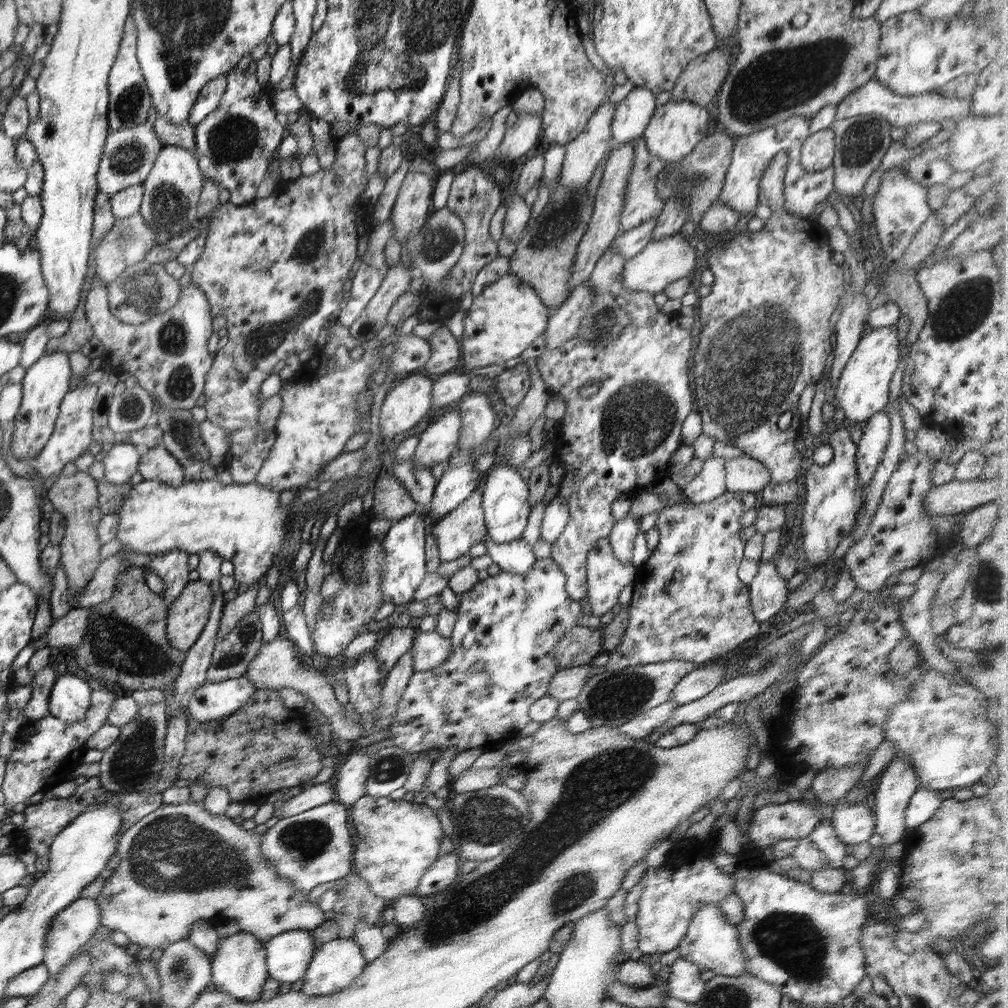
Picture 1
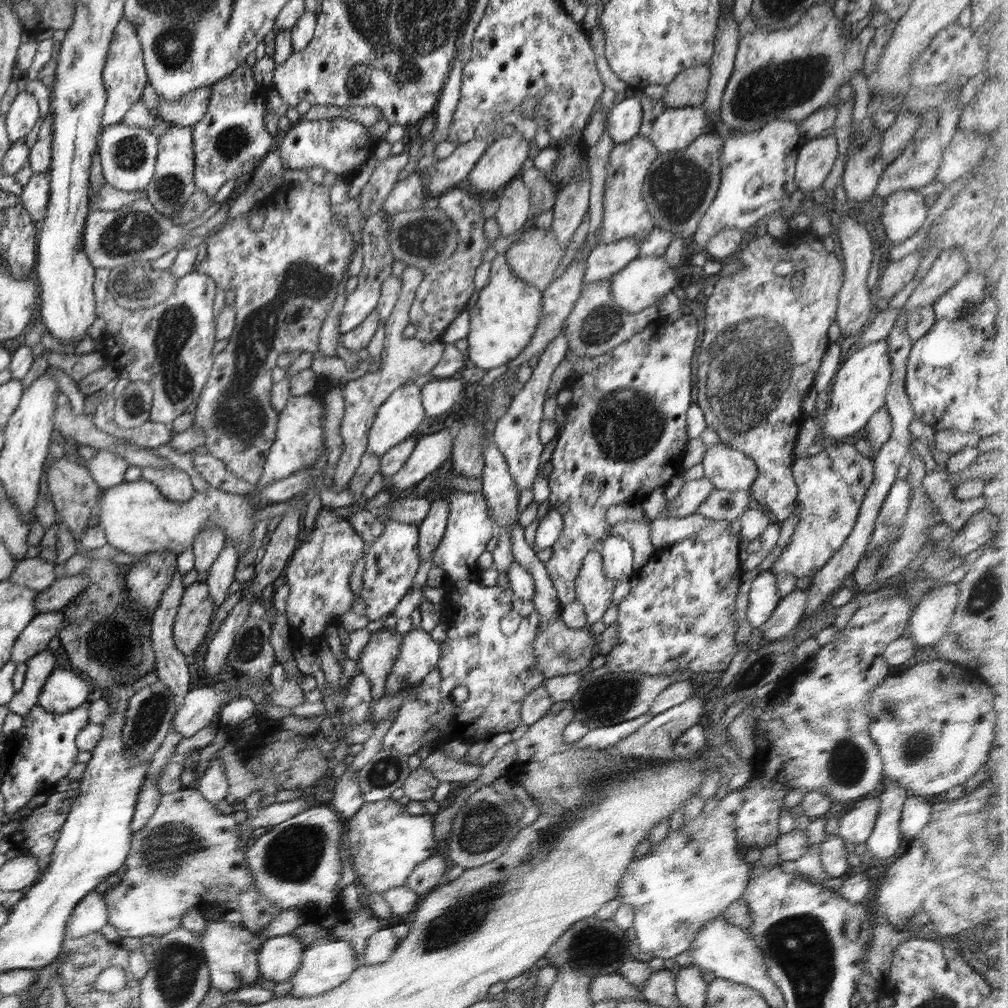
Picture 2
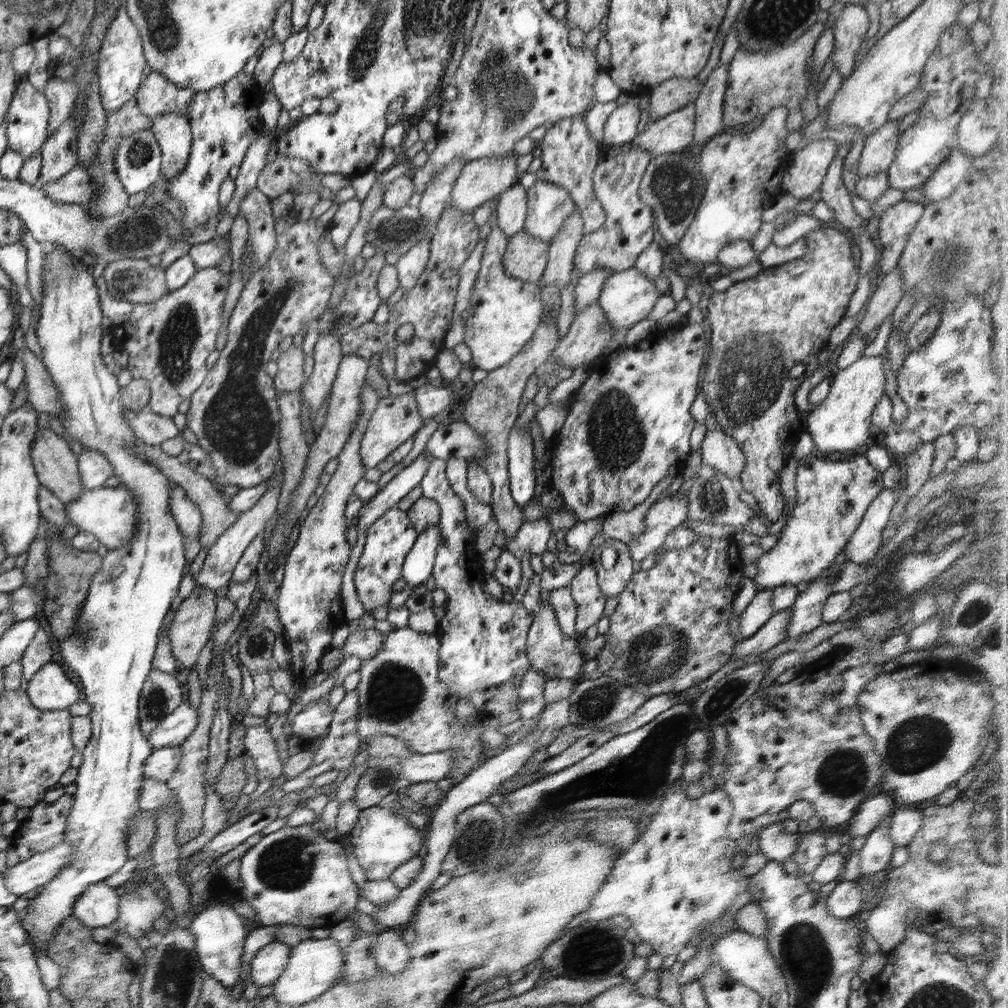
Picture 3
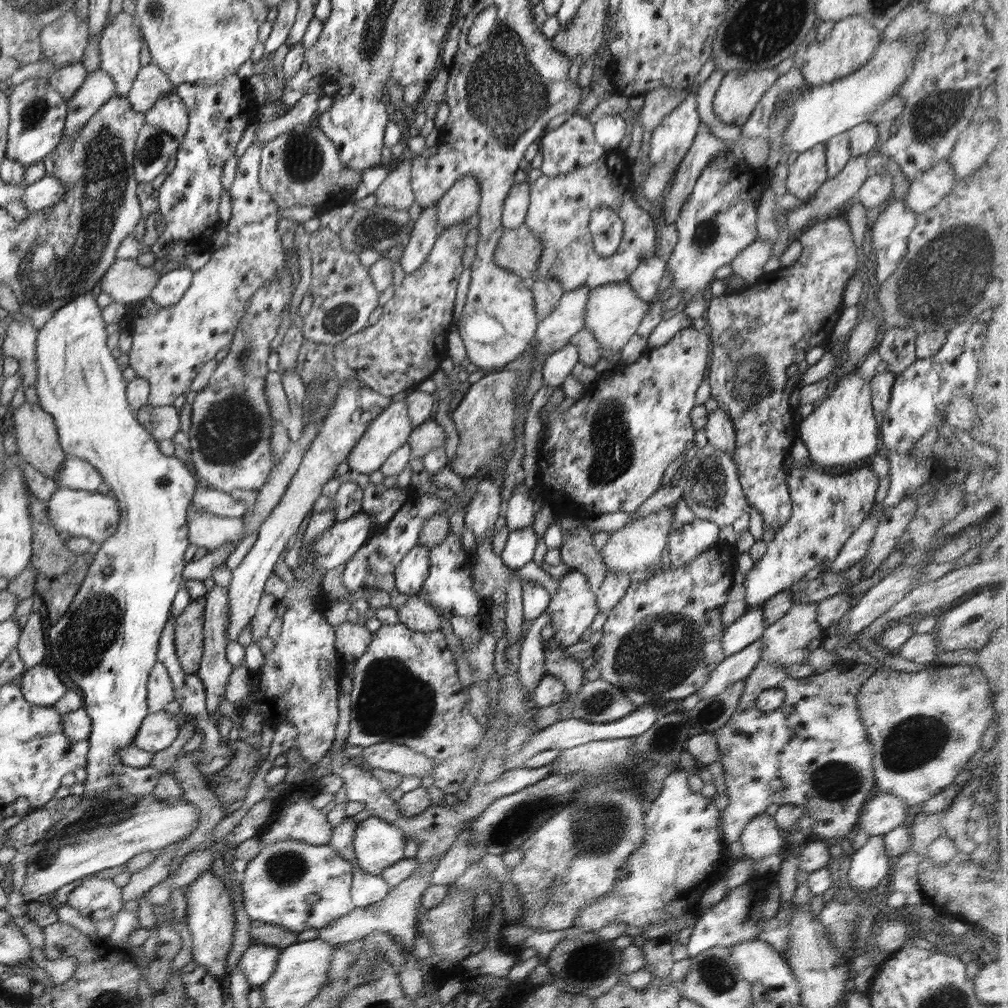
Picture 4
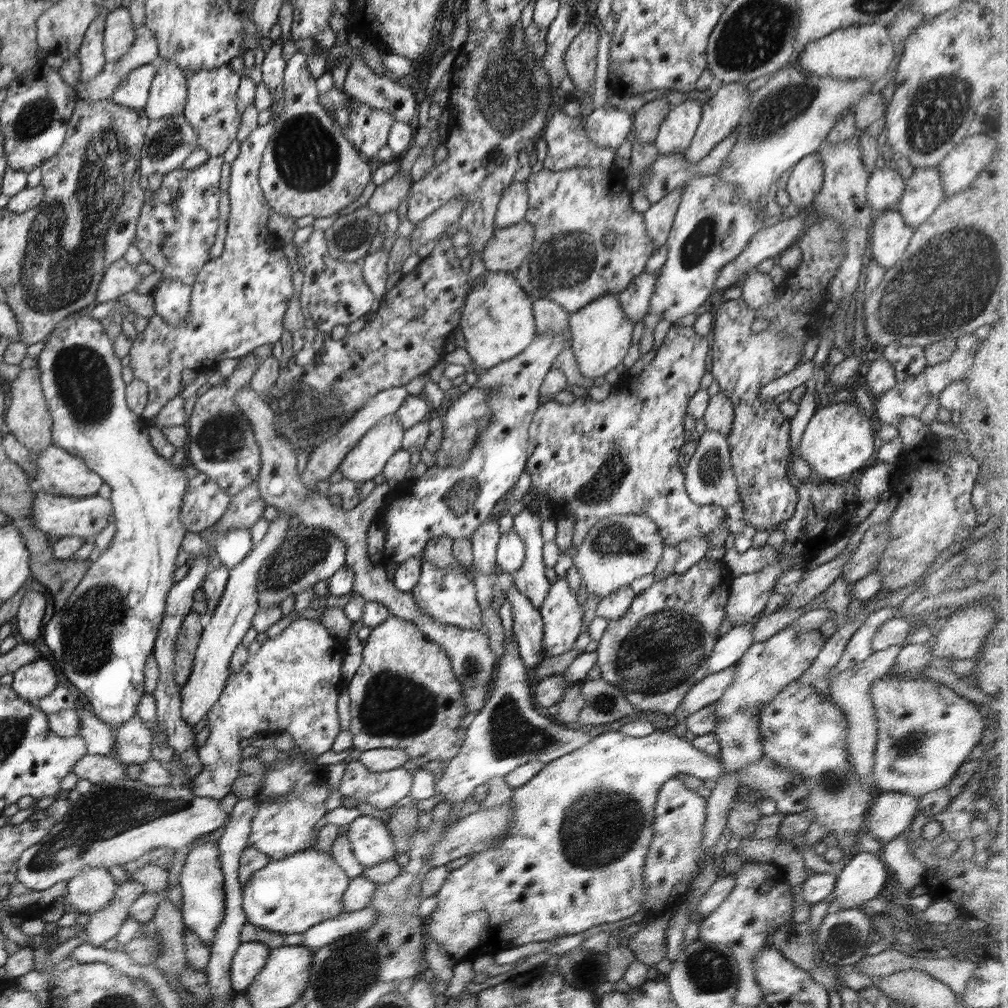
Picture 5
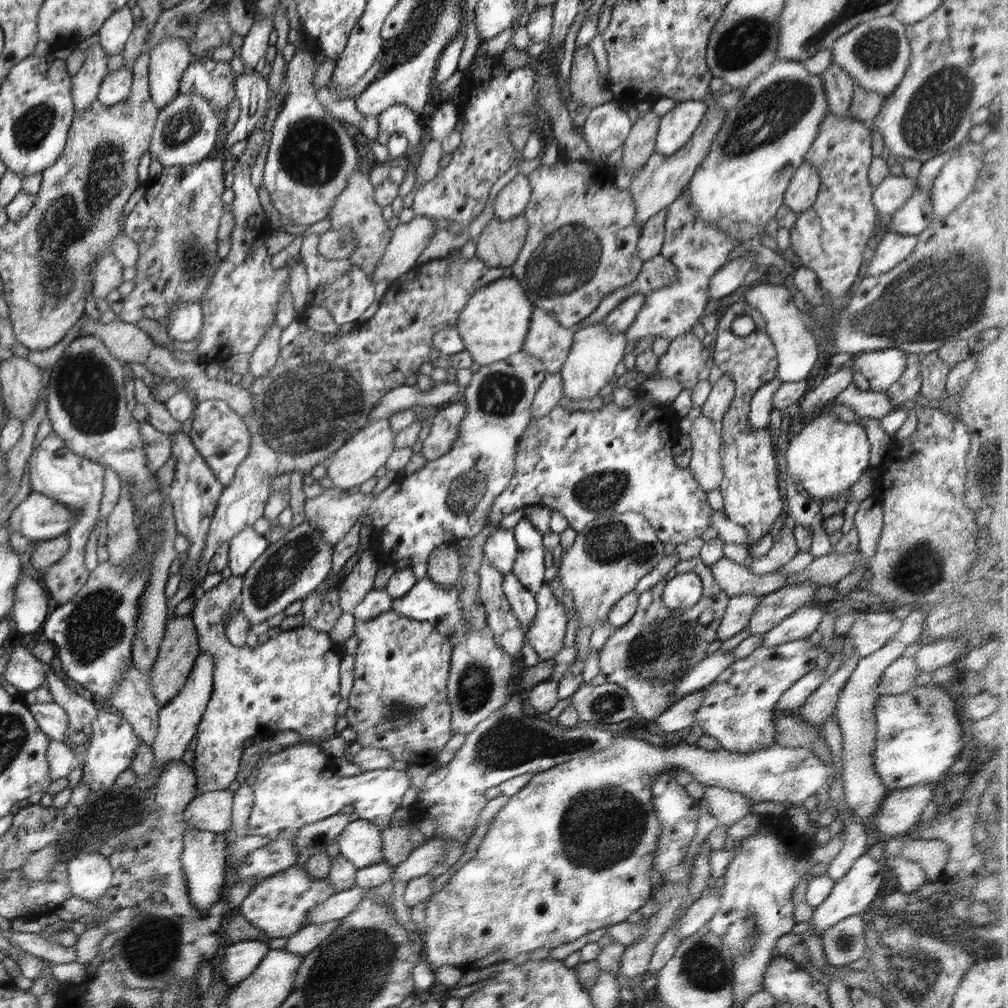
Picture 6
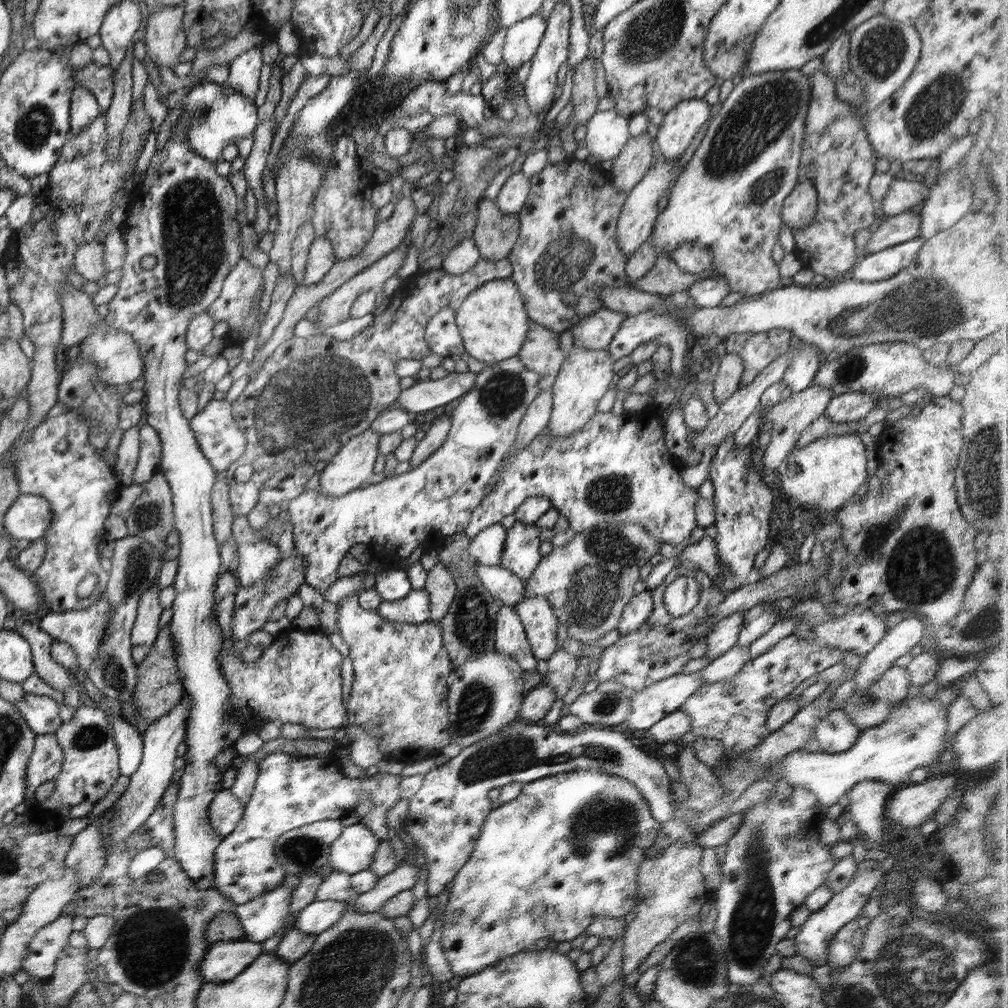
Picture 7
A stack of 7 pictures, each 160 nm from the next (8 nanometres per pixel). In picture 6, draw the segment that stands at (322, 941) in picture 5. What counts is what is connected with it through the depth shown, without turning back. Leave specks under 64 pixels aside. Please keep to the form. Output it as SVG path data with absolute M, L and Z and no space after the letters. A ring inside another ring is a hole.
M334 920L332 922L326 922L326 924L310 924L296 932L293 936L288 937L284 949L303 956L309 954L322 940L330 937L330 934L334 933L334 929L338 925L340 925L340 921Z

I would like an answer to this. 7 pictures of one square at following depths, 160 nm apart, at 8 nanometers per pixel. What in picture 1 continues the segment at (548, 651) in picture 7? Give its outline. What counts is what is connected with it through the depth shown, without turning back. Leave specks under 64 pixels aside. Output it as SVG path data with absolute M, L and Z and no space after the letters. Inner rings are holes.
M608 538L596 541L587 556L588 593L585 601L591 604L591 614L601 617L619 602L620 593L633 584L637 563L625 563L616 558Z

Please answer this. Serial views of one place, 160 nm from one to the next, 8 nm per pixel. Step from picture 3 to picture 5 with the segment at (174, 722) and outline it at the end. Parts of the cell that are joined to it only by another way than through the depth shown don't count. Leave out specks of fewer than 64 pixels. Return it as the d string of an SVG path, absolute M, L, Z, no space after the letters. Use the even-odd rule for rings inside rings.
M137 714L114 728L114 734L115 752L110 757L125 765L142 764L151 758L153 730Z

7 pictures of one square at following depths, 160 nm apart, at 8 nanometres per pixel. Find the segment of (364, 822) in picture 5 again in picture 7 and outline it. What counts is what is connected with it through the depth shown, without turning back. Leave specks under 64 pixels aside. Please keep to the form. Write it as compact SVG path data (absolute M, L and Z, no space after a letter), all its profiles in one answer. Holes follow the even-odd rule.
M361 823L343 828L330 846L328 861L334 870L356 874L369 870L374 861L379 838Z

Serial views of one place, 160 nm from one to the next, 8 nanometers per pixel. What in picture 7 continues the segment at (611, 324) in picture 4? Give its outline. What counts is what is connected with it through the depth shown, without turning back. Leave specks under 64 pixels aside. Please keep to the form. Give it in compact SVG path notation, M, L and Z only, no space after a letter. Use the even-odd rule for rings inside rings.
M574 346L570 356L566 358L553 385L553 409L549 423L550 438L568 438L578 432L591 416L597 412L600 399L612 388L614 377L614 360L610 358L608 349L588 350L582 346Z

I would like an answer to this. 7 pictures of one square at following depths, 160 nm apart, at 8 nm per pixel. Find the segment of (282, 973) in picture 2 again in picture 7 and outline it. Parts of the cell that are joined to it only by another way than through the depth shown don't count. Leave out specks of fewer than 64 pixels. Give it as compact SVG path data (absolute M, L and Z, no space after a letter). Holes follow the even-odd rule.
M221 941L212 943L200 965L204 982L225 983L238 976L263 953L262 943Z

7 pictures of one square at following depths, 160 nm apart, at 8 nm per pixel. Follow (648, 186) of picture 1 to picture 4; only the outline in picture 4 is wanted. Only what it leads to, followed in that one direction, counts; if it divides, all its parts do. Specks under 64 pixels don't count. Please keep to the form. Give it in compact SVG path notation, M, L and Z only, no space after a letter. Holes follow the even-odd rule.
M607 150L596 162L562 176L542 175L529 184L529 207L525 225L543 244L533 280L555 278L562 283L565 292L580 287L591 289L610 283L621 283L645 258L654 255L657 224L648 211L638 206L632 198L634 186L626 180L629 171L620 175L620 152L616 159L614 150ZM596 207L618 213L623 220L623 235L618 250L610 256L600 256L591 240L588 228L589 214Z

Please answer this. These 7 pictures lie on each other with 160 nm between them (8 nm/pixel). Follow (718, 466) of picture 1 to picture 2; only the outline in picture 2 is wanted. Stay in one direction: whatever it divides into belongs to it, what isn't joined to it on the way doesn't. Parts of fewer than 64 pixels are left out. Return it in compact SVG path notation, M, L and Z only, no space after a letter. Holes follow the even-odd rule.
M706 476L698 480L687 481L680 489L676 501L670 507L669 517L684 518L696 513L698 506L710 496L714 488L713 482Z

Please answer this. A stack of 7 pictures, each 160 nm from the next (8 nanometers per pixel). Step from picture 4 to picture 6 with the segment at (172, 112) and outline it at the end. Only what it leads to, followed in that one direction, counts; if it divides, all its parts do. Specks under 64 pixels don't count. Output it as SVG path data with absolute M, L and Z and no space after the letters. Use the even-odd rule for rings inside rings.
M178 36L163 38L149 51L149 91L159 110L177 99L180 79L192 58L189 45Z

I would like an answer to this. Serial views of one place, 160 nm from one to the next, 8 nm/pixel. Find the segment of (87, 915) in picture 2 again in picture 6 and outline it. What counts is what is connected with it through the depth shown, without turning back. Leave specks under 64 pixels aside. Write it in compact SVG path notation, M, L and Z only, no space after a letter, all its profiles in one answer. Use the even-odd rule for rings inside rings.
M102 853L74 855L66 864L73 896L92 903L112 886L113 868Z

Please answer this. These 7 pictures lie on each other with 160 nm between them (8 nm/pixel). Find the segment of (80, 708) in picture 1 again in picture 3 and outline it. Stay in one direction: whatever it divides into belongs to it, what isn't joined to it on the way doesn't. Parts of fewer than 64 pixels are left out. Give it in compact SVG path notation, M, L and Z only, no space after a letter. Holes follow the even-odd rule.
M52 661L29 679L26 692L35 706L46 711L68 709L80 700L80 688Z

